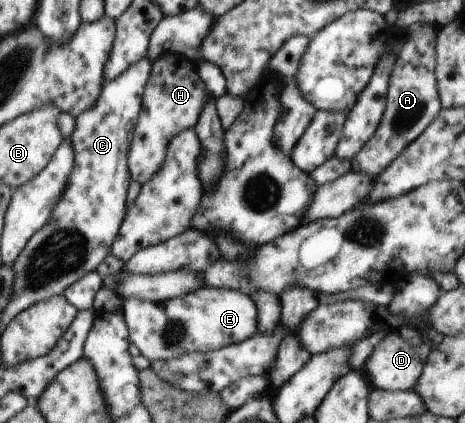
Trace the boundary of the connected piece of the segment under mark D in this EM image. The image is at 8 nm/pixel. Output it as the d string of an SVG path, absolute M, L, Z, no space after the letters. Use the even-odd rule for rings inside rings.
M415 328L406 329L404 332L390 331L375 345L373 353L365 363L364 373L372 387L398 392L415 390L429 353L431 348Z

